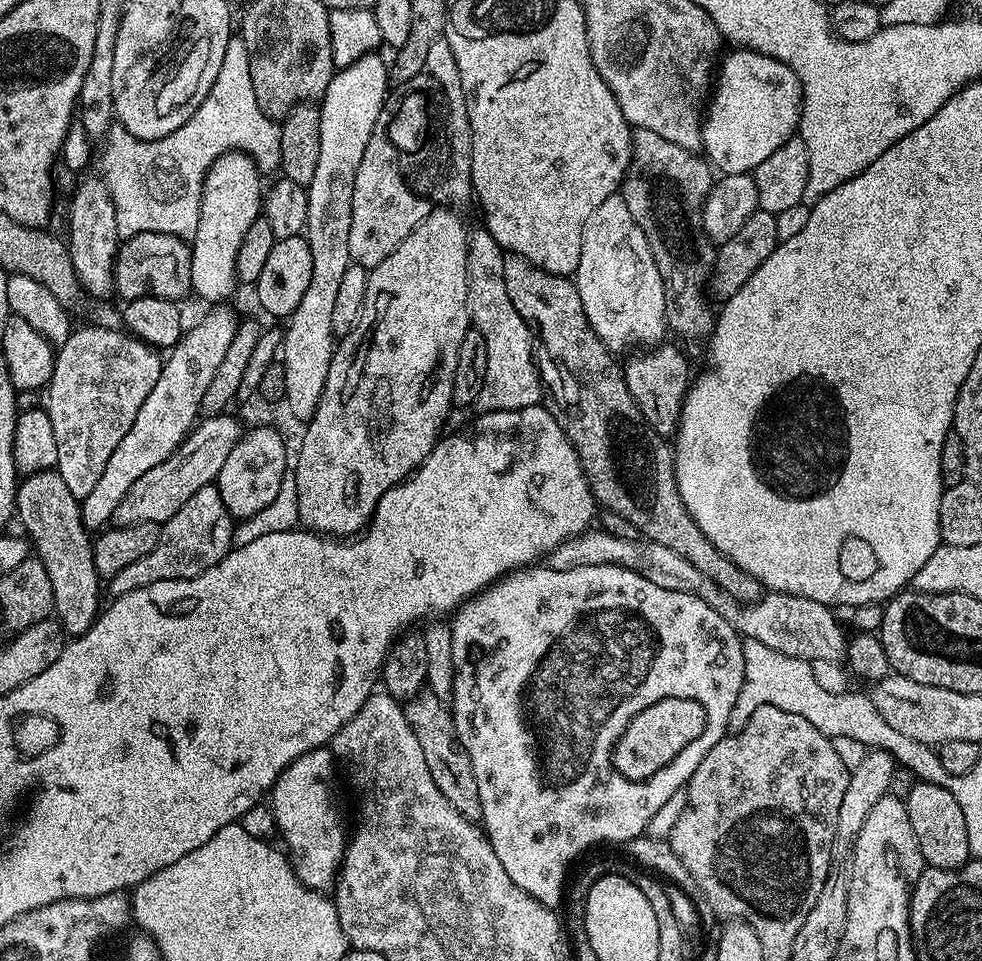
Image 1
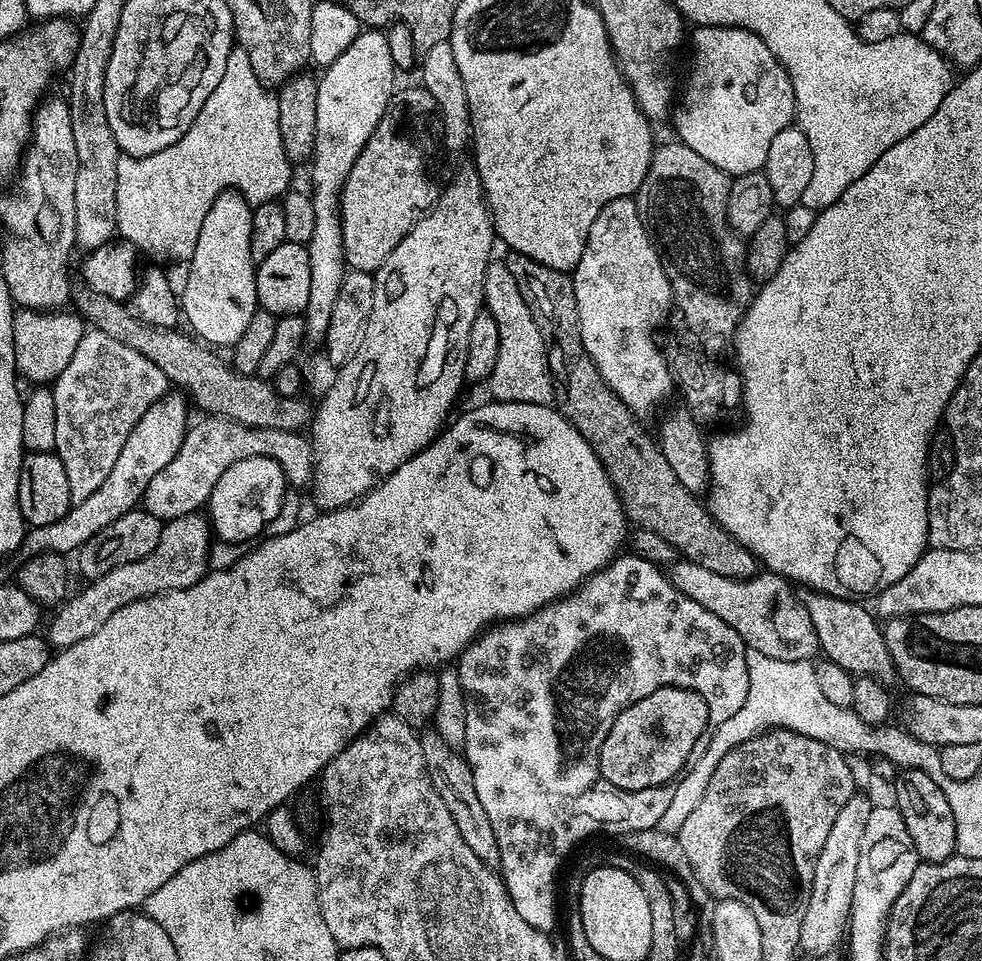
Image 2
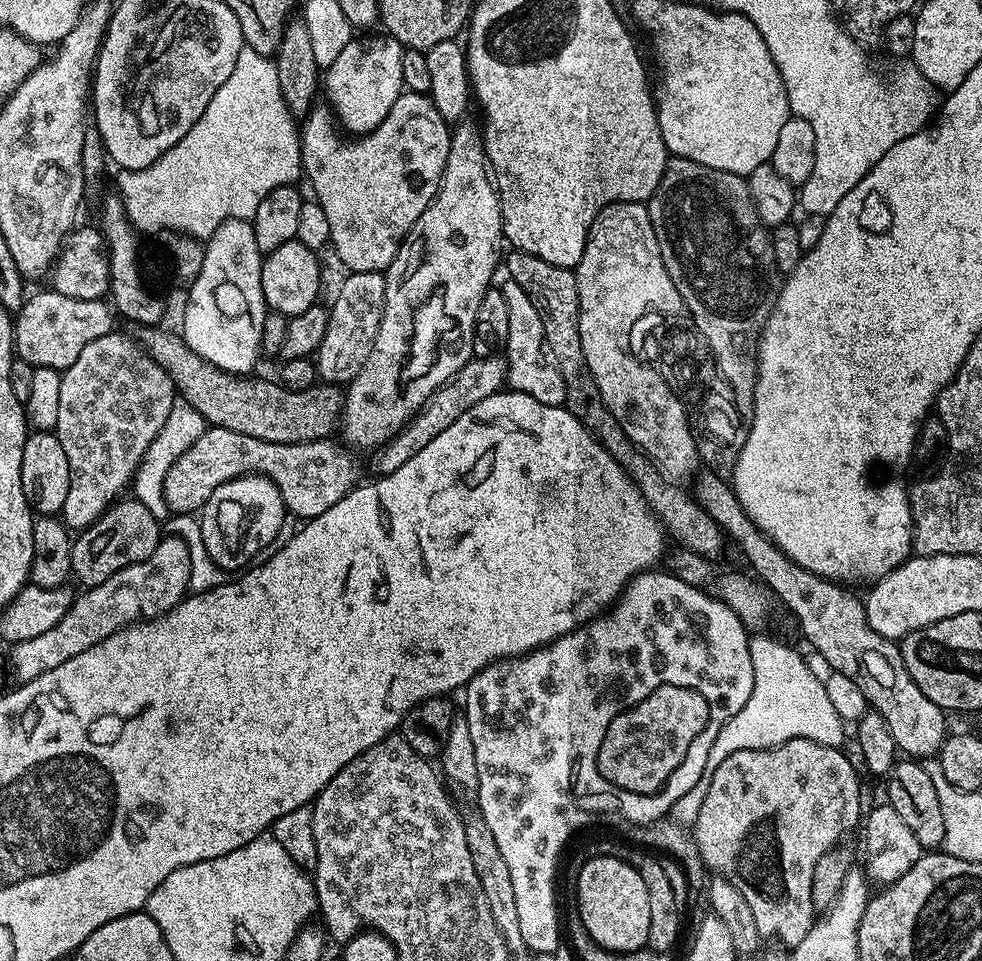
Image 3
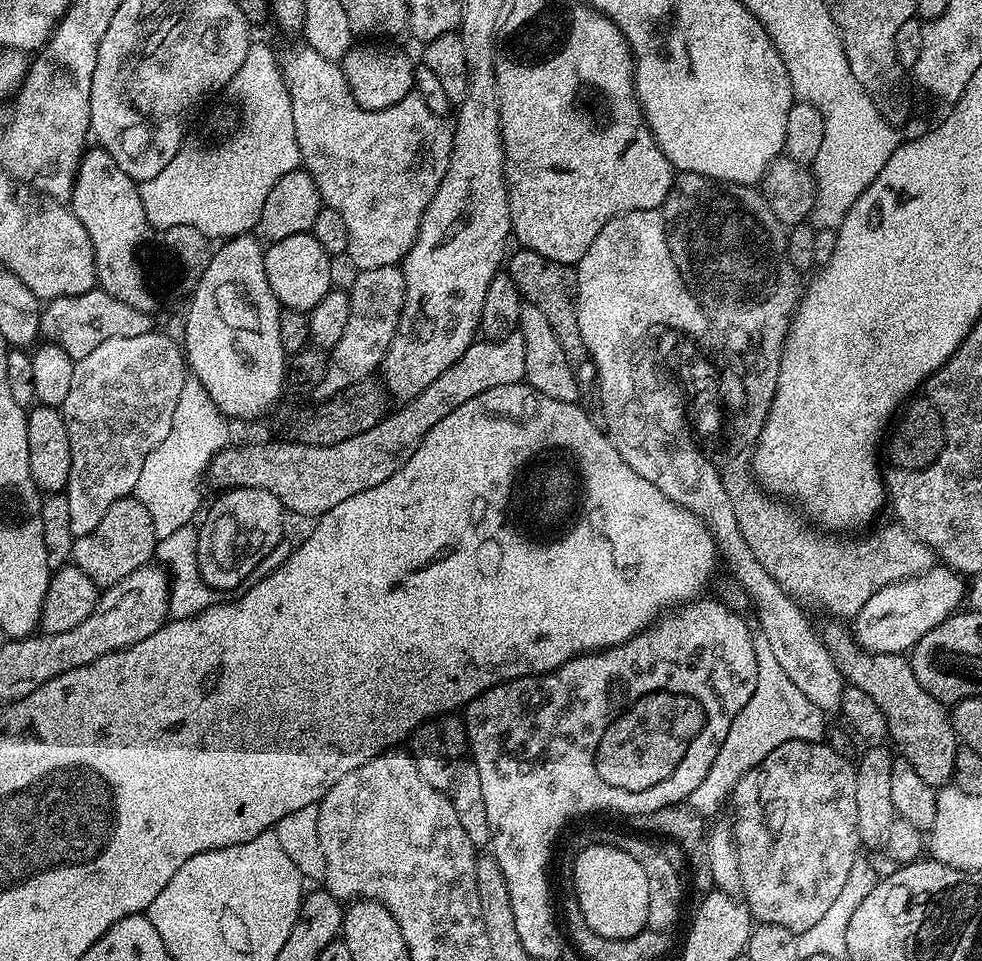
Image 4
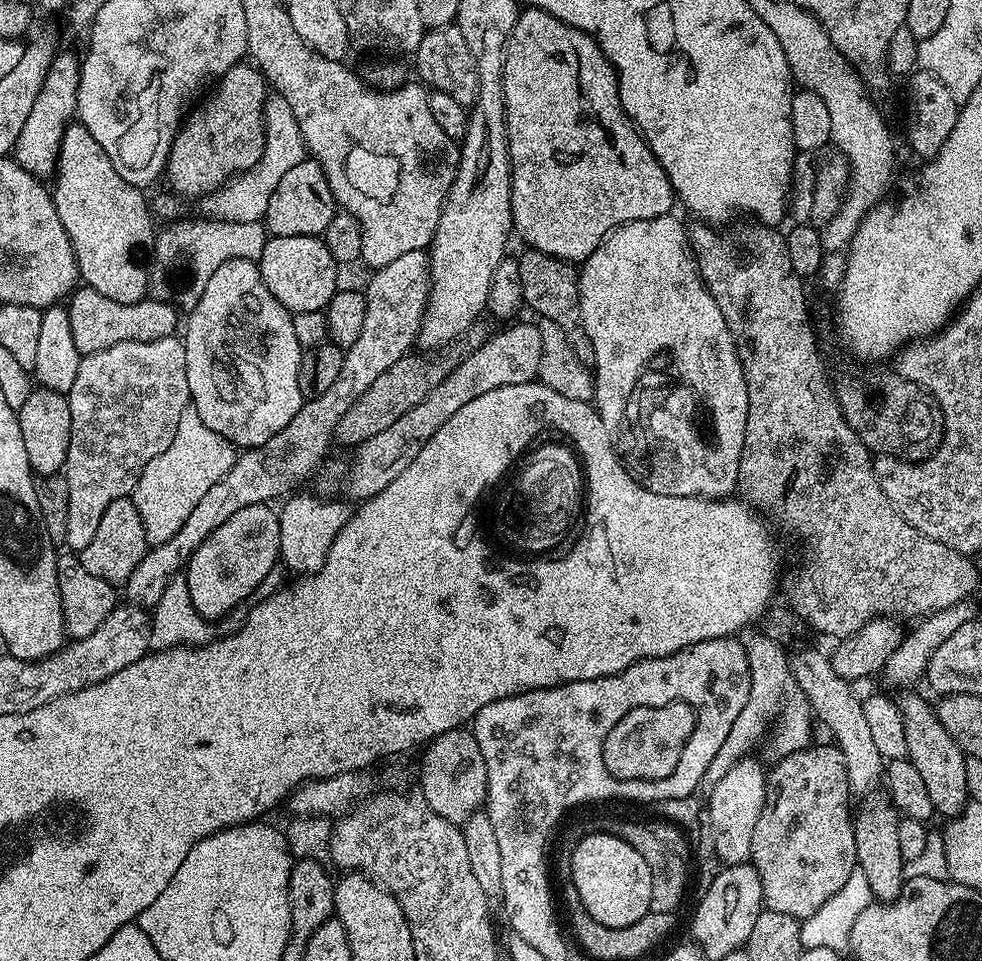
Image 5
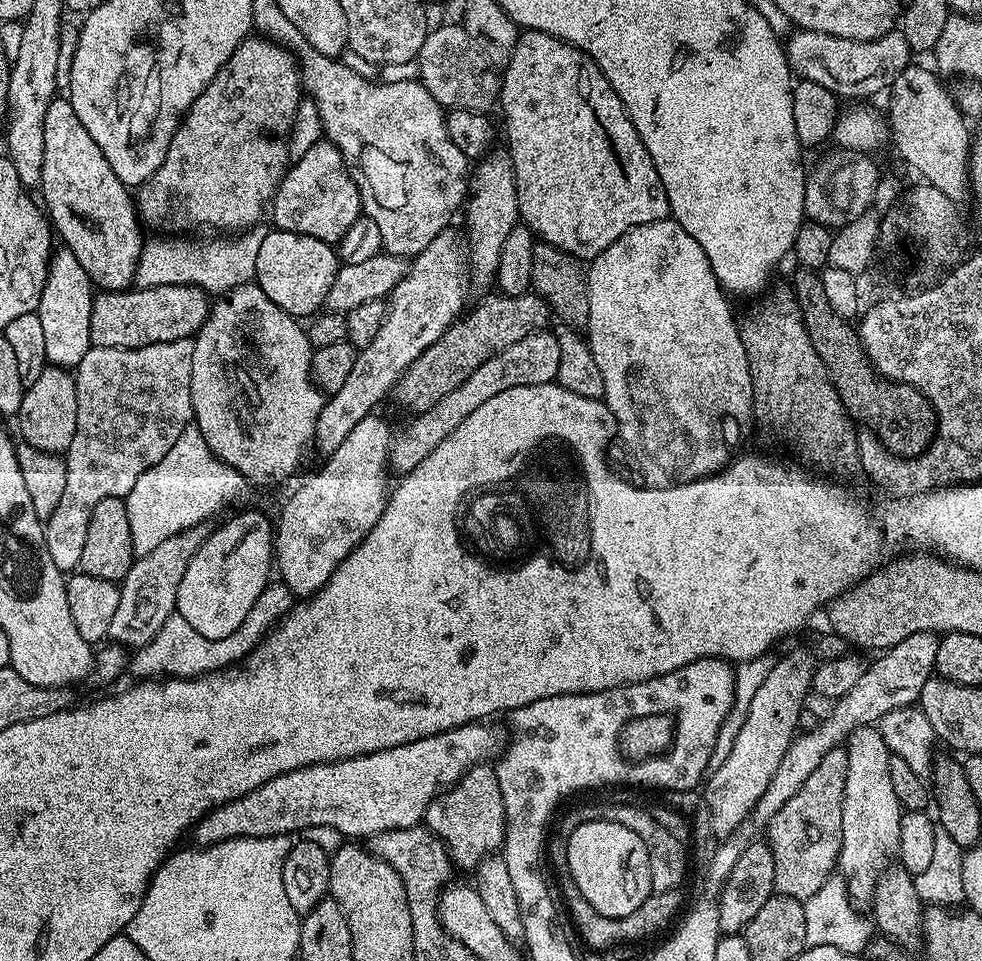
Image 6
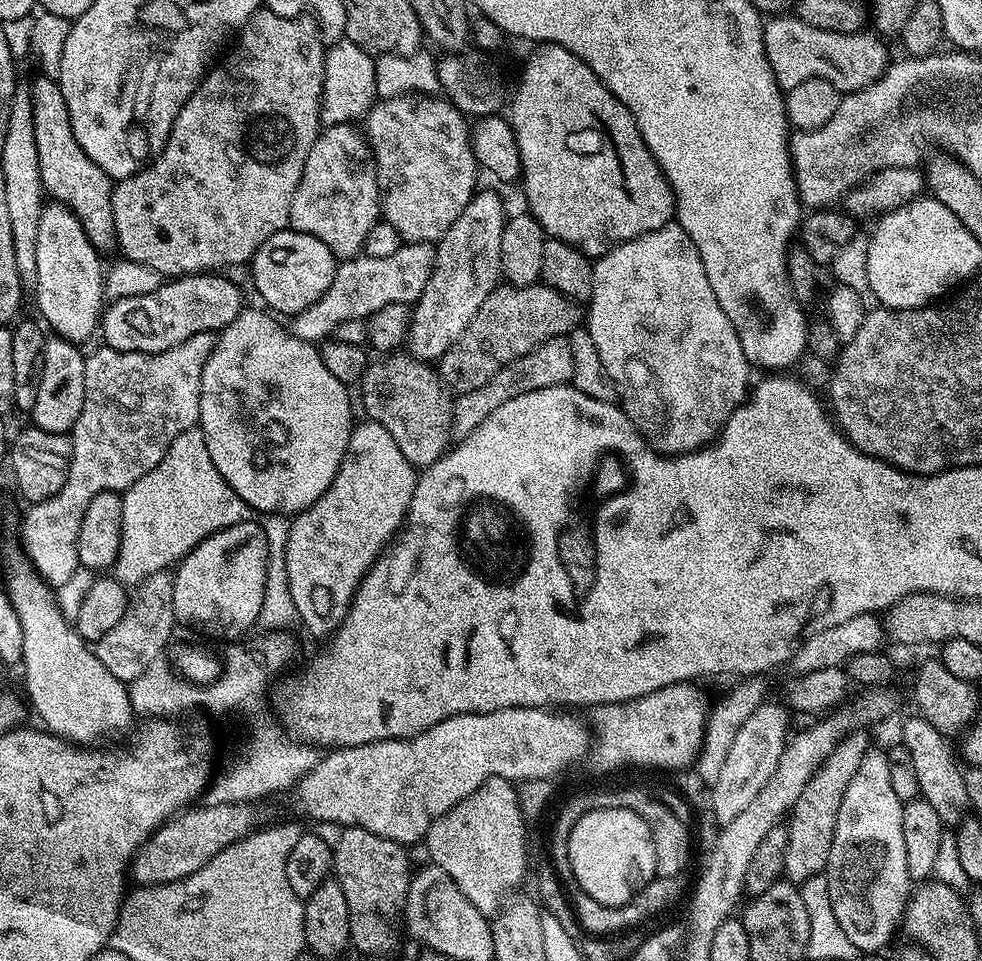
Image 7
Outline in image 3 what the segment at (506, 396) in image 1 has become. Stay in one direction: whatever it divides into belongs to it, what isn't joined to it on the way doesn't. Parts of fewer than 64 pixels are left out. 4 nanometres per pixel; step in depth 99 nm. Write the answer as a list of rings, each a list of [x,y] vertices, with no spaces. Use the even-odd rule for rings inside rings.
[[[511,278],[505,279],[505,284],[499,285],[499,290],[506,298],[506,307],[510,314],[510,331],[506,333],[506,346],[502,353],[508,362],[507,387],[514,392],[530,394],[530,398],[538,398],[546,406],[561,406],[566,398],[566,382],[556,365],[554,354],[544,337],[542,318],[530,302],[530,294],[518,286]]]

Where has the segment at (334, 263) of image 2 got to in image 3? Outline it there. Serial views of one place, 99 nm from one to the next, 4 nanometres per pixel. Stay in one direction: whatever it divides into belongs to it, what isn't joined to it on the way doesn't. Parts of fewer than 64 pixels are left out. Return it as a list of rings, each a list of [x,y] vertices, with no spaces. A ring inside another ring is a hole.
[[[381,34],[370,38],[353,38],[324,72],[324,89],[337,123],[351,135],[372,132],[390,112],[404,90],[402,54],[404,46],[393,36]]]

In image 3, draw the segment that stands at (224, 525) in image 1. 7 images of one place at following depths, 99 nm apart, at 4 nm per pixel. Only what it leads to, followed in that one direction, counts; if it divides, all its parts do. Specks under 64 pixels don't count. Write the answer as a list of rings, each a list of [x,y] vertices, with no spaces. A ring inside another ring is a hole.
[[[165,535],[154,554],[141,564],[126,566],[118,570],[118,574],[110,574],[106,582],[84,588],[81,596],[79,593],[73,599],[70,610],[58,626],[37,634],[35,638],[26,638],[26,642],[11,645],[13,674],[20,682],[33,680],[38,674],[46,674],[46,670],[54,670],[54,666],[62,666],[62,662],[82,654],[82,650],[98,646],[98,642],[110,638],[110,634],[120,628],[142,620],[153,620],[155,616],[169,612],[184,599],[189,584],[190,550],[182,537]]]

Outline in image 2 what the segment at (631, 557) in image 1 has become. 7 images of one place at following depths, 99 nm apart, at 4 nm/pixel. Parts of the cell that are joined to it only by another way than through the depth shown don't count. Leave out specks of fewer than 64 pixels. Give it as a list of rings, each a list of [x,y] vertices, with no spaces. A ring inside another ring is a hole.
[[[683,558],[677,561],[677,564],[666,572],[672,584],[682,594],[686,594],[686,598],[698,602],[698,606],[704,607],[705,610],[710,610],[710,614],[718,614],[718,618],[722,618],[726,626],[730,626],[744,639],[748,648],[758,650],[758,654],[766,654],[766,658],[779,660],[812,660],[817,655],[818,645],[814,622],[810,622],[810,614],[806,610],[803,599],[799,595],[796,597],[797,589],[783,576],[764,570],[751,576],[749,580],[735,580],[726,578],[722,574],[714,574],[714,570],[706,570],[706,566],[698,566]]]

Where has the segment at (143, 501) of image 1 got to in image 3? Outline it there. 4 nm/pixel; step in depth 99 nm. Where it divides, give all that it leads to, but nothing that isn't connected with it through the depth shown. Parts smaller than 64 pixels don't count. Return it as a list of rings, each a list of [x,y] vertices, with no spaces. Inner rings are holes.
[[[208,426],[202,436],[170,466],[165,478],[165,502],[173,513],[196,514],[218,486],[242,476],[259,474],[276,483],[284,507],[291,515],[311,518],[326,514],[326,510],[357,487],[361,479],[360,464],[352,457],[355,455],[343,443],[332,442],[328,438],[316,440],[313,444],[262,442],[262,438],[250,438],[250,434],[238,434],[238,430]]]

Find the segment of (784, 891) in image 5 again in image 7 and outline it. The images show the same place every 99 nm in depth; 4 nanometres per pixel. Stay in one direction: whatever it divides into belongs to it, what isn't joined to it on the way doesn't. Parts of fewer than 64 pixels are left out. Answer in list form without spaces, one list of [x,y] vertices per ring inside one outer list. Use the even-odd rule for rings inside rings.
[[[864,730],[848,733],[842,742],[838,742],[830,758],[822,762],[814,778],[806,782],[806,790],[798,794],[798,802],[786,820],[788,845],[784,876],[787,879],[803,882],[821,875],[827,869],[830,846],[834,842],[834,830],[838,822],[838,806],[842,806],[842,798],[846,798],[846,786],[850,786],[850,778],[854,778],[854,774],[857,774],[863,756],[869,752],[868,734]]]

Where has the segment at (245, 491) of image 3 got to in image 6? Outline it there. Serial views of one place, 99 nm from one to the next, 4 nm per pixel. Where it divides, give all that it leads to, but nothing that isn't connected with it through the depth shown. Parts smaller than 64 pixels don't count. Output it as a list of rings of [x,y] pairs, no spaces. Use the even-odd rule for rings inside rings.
[[[248,510],[244,520],[232,520],[228,528],[217,527],[205,540],[203,549],[190,558],[190,566],[186,566],[182,582],[178,582],[175,613],[186,618],[203,638],[226,638],[246,622],[254,602],[260,600],[262,590],[269,582],[270,577],[264,572],[264,524],[256,524],[256,510]]]

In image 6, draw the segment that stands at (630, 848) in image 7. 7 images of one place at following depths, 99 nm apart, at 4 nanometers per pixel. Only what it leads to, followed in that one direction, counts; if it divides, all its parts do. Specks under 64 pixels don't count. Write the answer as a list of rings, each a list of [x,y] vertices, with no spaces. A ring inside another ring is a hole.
[[[588,820],[579,824],[570,834],[568,842],[568,865],[570,866],[571,880],[582,890],[582,898],[598,910],[598,914],[606,914],[606,918],[626,918],[626,914],[634,914],[646,898],[653,895],[650,882],[650,858],[646,854],[646,846],[634,830],[626,830],[626,826],[618,826],[618,822]]]

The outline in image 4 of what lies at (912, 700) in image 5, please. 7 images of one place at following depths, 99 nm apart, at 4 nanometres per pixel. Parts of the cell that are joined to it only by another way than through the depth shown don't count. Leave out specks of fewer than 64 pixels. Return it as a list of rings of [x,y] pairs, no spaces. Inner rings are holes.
[[[828,623],[832,624],[826,625],[824,632],[822,628],[822,639],[844,680],[878,702],[882,714],[886,714],[891,743],[896,743],[895,751],[903,760],[914,766],[914,771],[927,785],[945,787],[954,776],[954,758],[958,747],[949,709],[922,690],[918,678],[914,678],[911,663],[903,655],[867,652],[856,643],[855,635],[840,625],[843,623]]]

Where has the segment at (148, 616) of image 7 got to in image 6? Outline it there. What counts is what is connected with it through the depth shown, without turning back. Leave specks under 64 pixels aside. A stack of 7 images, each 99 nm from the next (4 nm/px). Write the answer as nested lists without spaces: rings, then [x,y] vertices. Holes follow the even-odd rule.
[[[208,522],[194,524],[179,535],[179,543],[184,543],[188,548],[172,548],[173,541],[168,540],[149,553],[137,555],[133,559],[126,578],[118,584],[118,610],[110,621],[107,635],[109,641],[128,650],[137,650],[153,640],[163,628],[163,623],[176,611],[178,582],[182,582],[186,566],[190,566],[190,558],[194,558],[194,554],[203,549],[205,540],[212,535],[214,528],[210,525]]]

